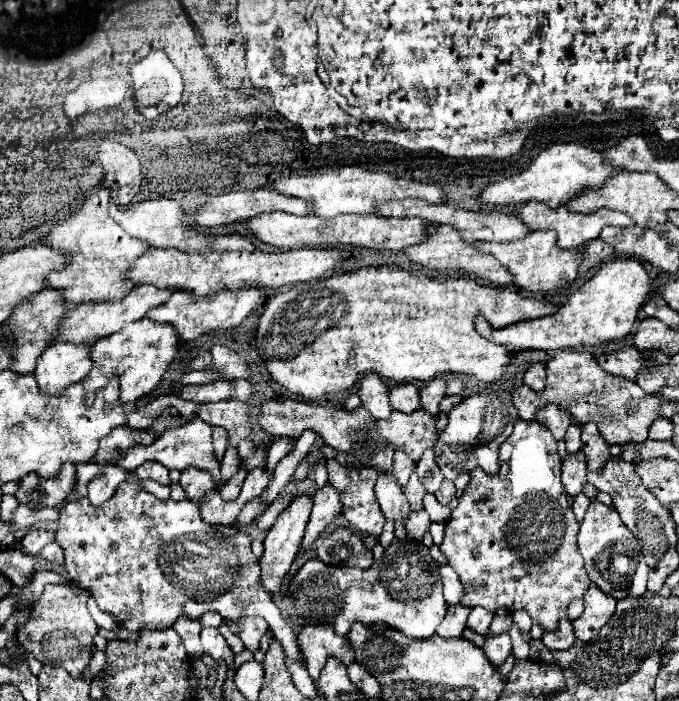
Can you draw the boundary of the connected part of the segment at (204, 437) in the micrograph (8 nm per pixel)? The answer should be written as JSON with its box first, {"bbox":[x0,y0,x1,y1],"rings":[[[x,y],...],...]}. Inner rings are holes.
{"bbox":[113,416,223,488],"rings":[[[193,416],[189,422],[177,426],[177,428],[169,428],[165,430],[151,446],[137,446],[137,448],[131,448],[121,460],[115,460],[113,464],[123,464],[123,468],[127,470],[135,470],[139,464],[147,462],[147,460],[153,460],[153,462],[161,462],[165,464],[169,470],[171,468],[177,468],[177,470],[183,470],[187,466],[197,466],[201,470],[207,470],[213,478],[213,484],[217,488],[223,486],[223,480],[221,480],[221,462],[217,460],[215,456],[215,450],[213,450],[213,444],[211,444],[211,426],[207,422],[203,422],[199,416]]]}

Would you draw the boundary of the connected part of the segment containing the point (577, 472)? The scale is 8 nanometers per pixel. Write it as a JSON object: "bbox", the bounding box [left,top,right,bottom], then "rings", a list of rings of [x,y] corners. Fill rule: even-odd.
{"bbox":[561,452,587,496],"rings":[[[575,452],[569,454],[563,460],[563,474],[561,474],[563,486],[571,496],[581,494],[583,486],[587,484],[587,460],[583,456],[583,452]]]}

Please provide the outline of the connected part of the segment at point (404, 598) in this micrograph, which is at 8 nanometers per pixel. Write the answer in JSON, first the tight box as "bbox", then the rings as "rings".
{"bbox":[281,540,447,638],"rings":[[[393,540],[385,550],[383,564],[373,564],[367,570],[361,568],[335,568],[321,560],[305,562],[291,578],[287,592],[283,594],[281,614],[293,626],[307,624],[331,624],[335,634],[345,636],[353,622],[365,626],[385,622],[387,626],[403,632],[411,638],[431,638],[439,620],[443,620],[447,602],[443,598],[443,586],[435,560],[423,542]]]}

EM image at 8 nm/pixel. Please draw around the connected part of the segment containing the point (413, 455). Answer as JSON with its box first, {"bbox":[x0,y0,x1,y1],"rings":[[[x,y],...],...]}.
{"bbox":[369,410,439,462],"rings":[[[393,410],[389,420],[375,420],[373,430],[369,432],[381,446],[391,446],[395,450],[405,450],[413,462],[419,462],[423,450],[433,448],[439,438],[435,432],[433,414],[415,410],[411,414],[403,414]]]}

